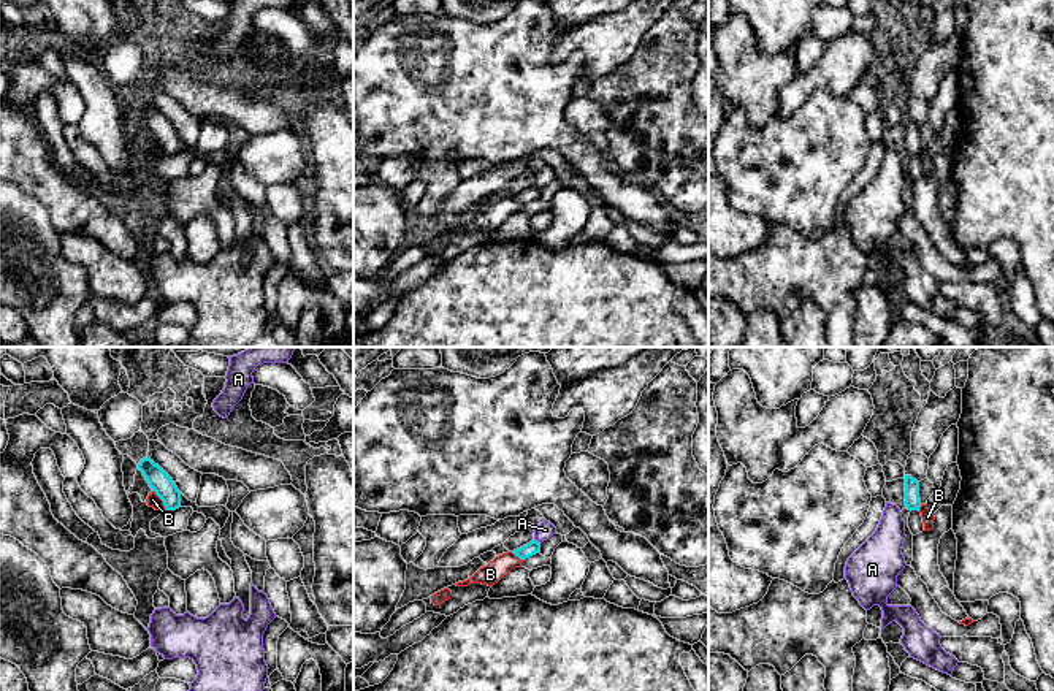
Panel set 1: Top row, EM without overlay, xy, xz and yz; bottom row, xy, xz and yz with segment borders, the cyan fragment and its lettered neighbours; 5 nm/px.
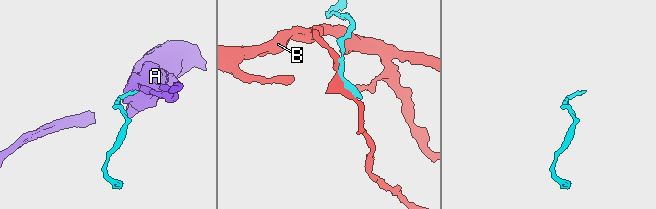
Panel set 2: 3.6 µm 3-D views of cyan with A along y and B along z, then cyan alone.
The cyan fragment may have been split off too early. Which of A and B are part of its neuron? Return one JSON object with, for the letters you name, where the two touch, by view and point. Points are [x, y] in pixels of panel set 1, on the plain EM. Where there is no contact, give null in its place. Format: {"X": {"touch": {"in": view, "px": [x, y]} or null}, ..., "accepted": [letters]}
{"accepted": []}

